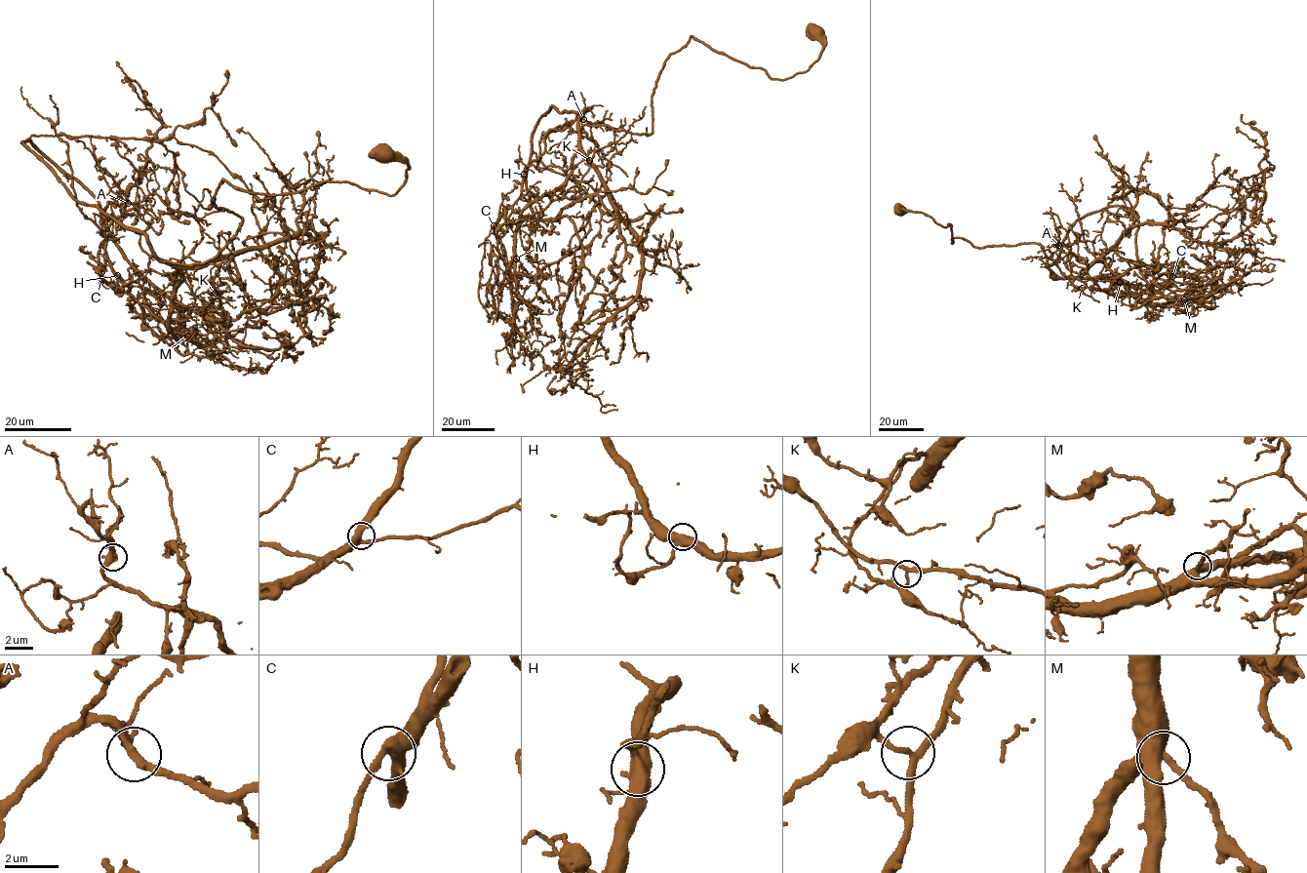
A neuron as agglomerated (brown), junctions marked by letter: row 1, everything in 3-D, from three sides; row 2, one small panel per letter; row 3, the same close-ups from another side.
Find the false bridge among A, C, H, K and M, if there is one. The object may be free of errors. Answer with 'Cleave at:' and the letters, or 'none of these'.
Cleave at: K

